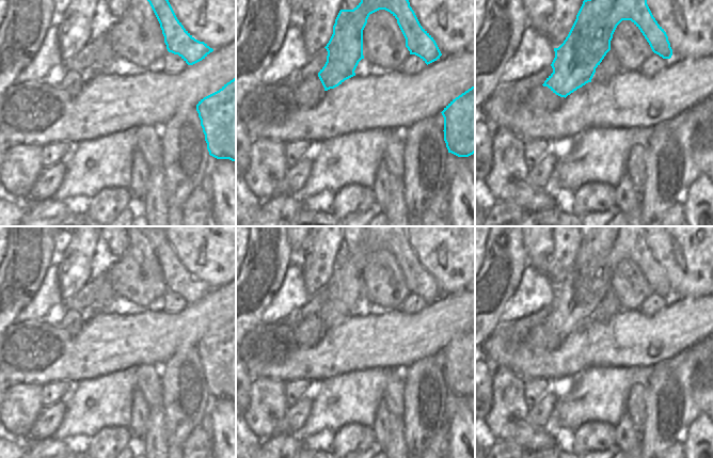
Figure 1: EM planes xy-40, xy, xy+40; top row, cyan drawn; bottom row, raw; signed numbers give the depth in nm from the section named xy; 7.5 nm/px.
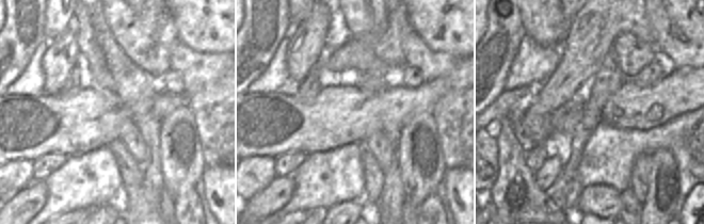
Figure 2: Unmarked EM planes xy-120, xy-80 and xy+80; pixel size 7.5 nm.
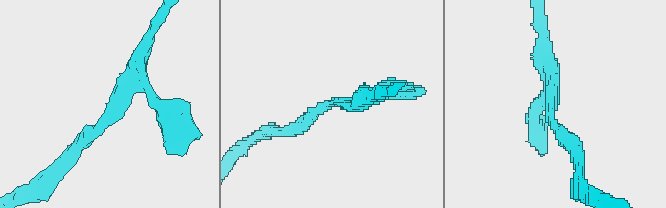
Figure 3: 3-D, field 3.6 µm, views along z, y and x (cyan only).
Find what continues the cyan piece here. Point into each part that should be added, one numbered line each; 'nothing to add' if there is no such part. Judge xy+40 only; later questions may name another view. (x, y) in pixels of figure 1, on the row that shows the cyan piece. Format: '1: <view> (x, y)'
nothing to add

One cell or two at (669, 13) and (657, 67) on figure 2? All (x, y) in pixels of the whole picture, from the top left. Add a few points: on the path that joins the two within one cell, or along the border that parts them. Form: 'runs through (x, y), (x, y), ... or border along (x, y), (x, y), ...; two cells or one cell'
border along (660, 51), (671, 68); two cells

